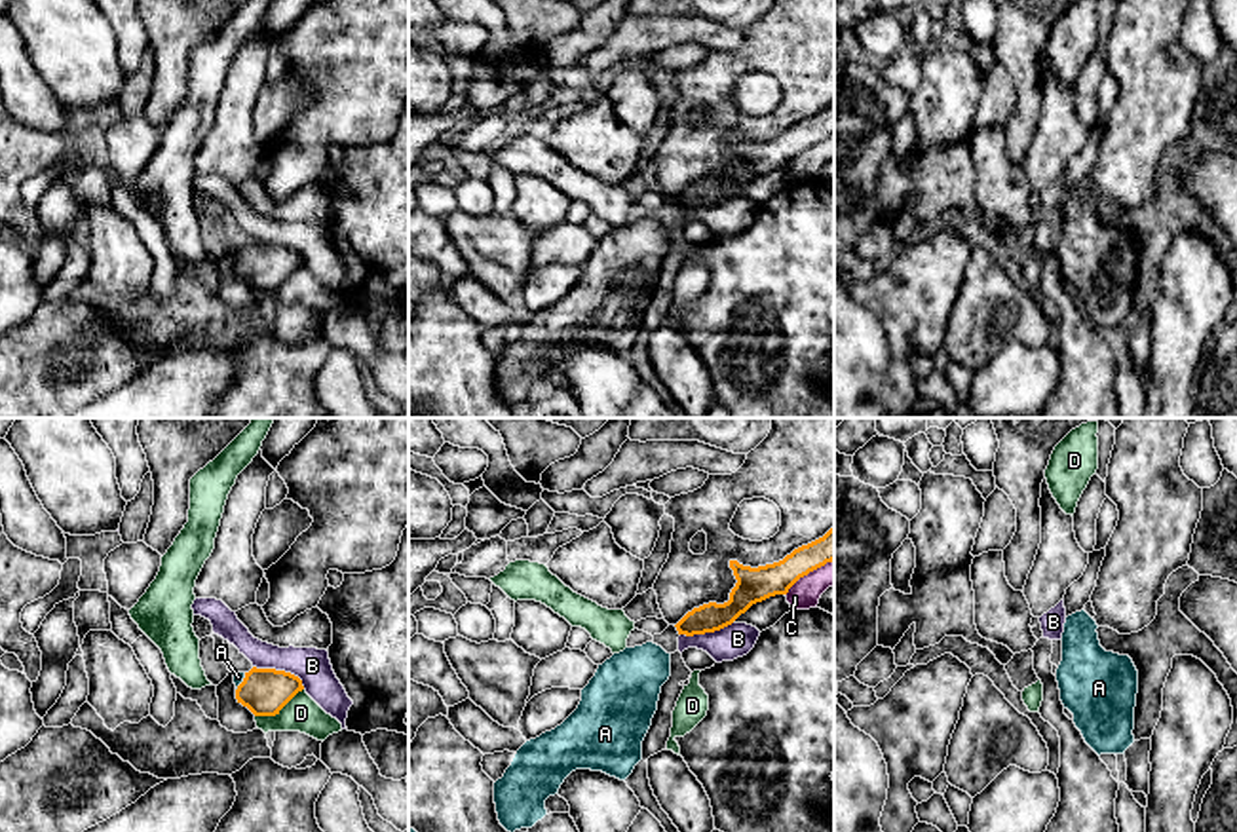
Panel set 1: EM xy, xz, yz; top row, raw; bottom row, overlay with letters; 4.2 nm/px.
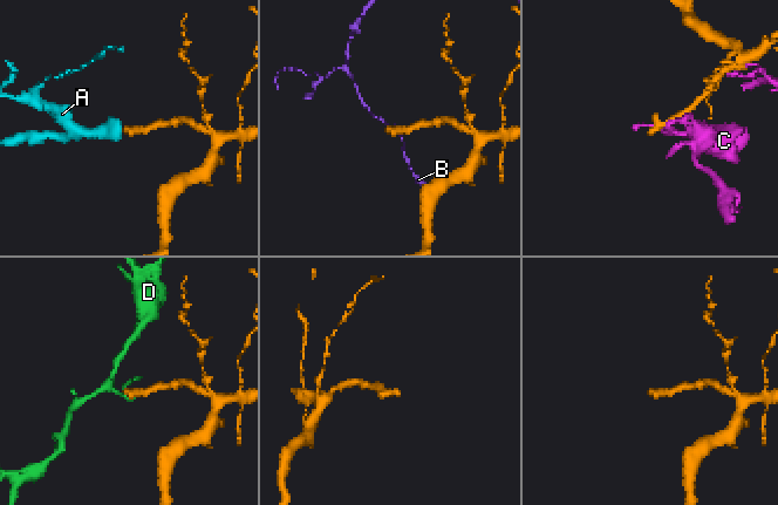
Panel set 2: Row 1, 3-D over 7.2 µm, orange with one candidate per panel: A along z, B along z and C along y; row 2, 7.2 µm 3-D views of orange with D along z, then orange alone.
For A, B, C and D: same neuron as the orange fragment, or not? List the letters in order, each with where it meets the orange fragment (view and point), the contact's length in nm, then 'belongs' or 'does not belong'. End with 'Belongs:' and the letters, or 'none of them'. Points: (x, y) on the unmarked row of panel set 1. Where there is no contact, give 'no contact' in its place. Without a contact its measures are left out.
A: xy (242, 257) | 90 nm | belongs
B: xy (282, 245) | 240 nm | does not belong
C: xz (808, 147) | 260 nm | does not belong
D: xy (278, 285) | 240 nm | does not belong
Belongs: A

